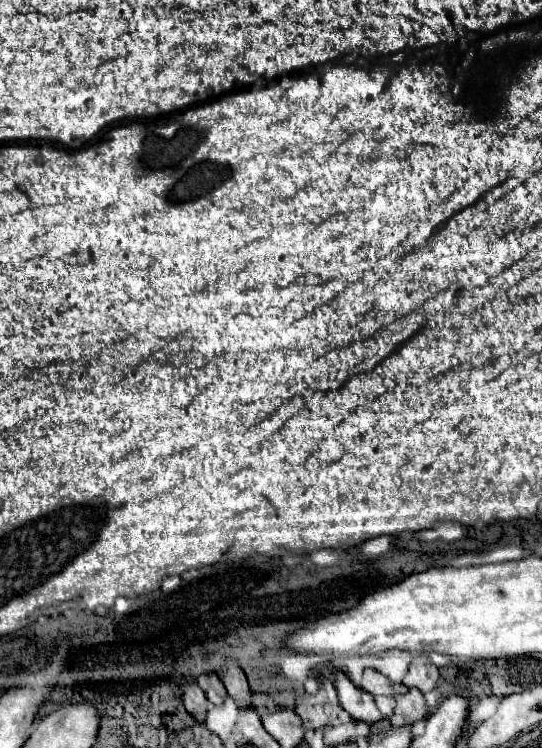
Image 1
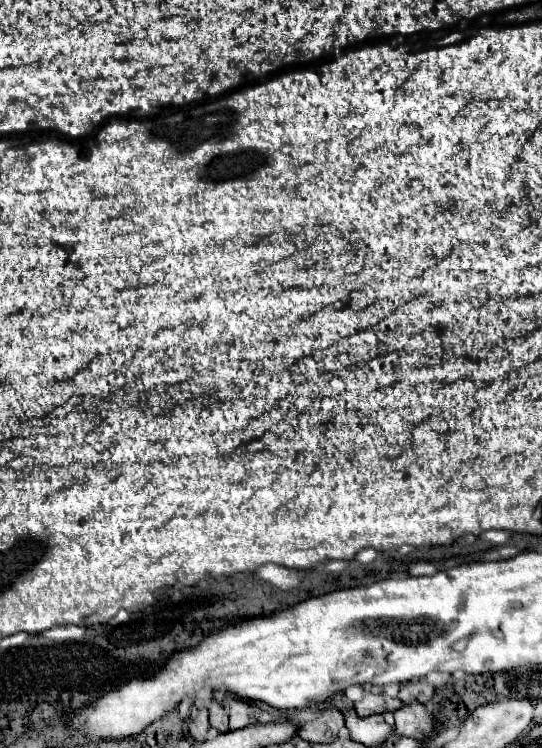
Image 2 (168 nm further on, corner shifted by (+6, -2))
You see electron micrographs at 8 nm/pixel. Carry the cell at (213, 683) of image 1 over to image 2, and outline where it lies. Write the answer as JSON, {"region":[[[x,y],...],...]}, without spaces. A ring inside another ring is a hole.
{"region":[[[211,700],[211,704],[209,704],[209,722],[211,722],[211,726],[213,728],[217,728],[219,732],[229,732],[229,718],[227,718],[227,712],[215,702],[215,700]]]}

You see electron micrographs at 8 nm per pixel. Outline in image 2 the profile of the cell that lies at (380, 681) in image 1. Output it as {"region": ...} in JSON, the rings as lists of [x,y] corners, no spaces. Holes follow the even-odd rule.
{"region":[[[365,692],[363,700],[355,704],[355,714],[359,718],[365,718],[365,716],[371,716],[371,714],[395,712],[401,706],[403,706],[403,702],[397,700],[397,698],[389,698],[389,696],[383,696],[379,692]]]}

